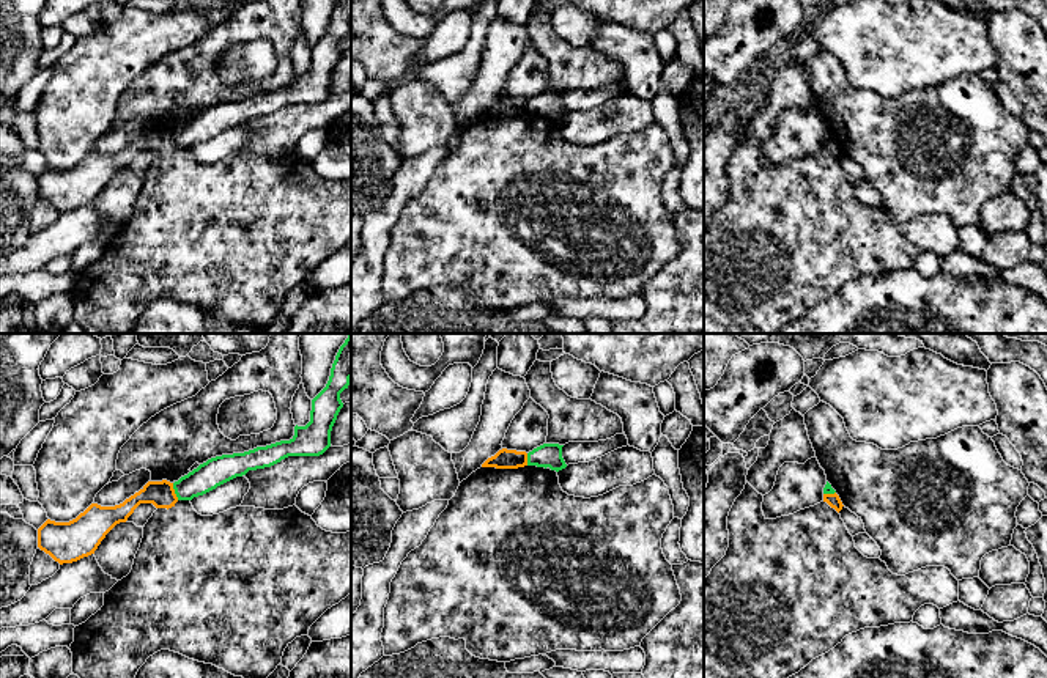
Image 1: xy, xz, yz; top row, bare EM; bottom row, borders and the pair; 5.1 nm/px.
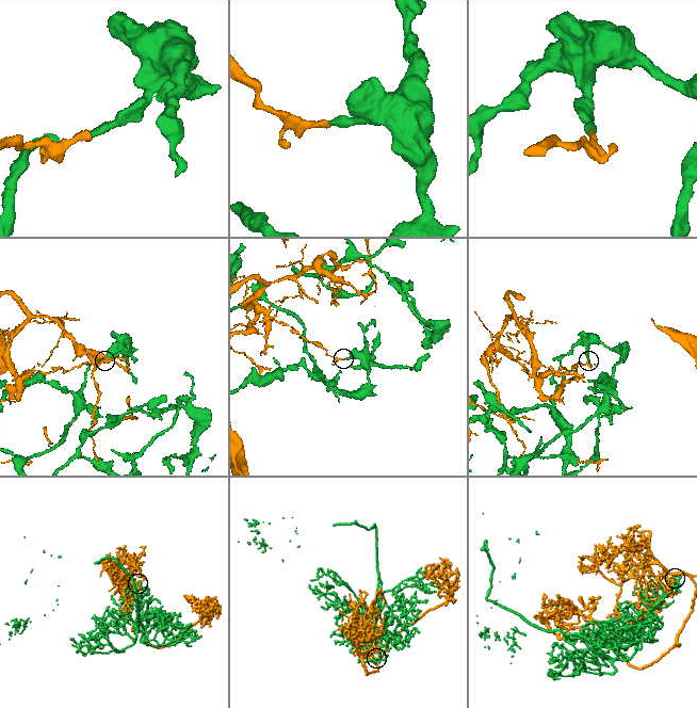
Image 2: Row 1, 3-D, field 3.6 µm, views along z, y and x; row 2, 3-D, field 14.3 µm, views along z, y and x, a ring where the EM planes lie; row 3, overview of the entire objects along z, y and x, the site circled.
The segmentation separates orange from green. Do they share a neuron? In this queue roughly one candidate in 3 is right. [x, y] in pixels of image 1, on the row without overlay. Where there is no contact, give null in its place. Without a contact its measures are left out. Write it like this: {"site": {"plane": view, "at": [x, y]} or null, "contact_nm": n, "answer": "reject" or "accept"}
{"site": {"plane": "xy", "at": [173, 139]}, "contact_nm": 90, "answer": "reject"}

